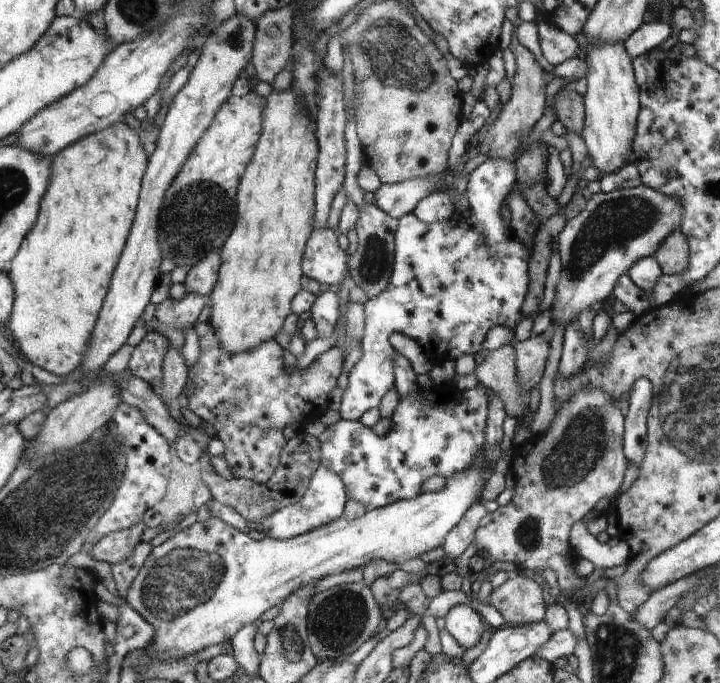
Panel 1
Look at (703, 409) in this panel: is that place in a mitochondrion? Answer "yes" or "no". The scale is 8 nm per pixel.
yes

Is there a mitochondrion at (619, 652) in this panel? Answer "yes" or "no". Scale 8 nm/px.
yes

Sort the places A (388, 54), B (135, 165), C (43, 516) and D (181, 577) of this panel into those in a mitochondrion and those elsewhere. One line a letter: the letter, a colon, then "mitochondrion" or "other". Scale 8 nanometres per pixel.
A: mitochondrion
B: other
C: mitochondrion
D: mitochondrion

